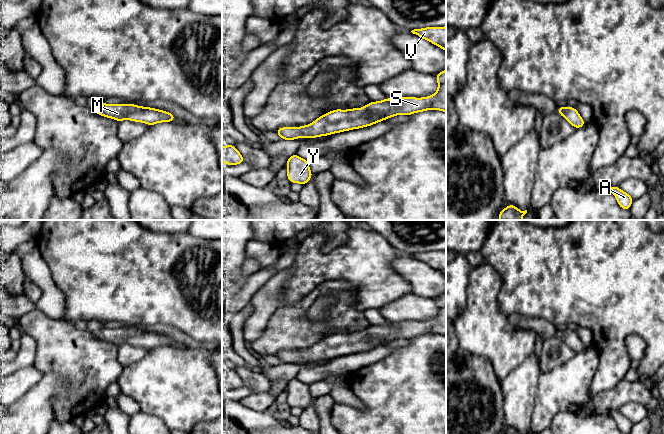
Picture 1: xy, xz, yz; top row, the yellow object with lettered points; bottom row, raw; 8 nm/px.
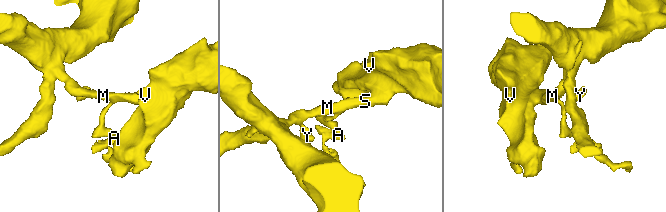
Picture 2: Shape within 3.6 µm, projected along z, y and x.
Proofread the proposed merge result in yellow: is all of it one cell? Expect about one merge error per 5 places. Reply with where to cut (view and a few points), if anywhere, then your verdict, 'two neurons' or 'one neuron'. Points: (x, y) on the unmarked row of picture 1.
cut none; one neuron

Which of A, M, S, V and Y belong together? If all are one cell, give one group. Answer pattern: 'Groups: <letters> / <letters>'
Groups: A M S V Y

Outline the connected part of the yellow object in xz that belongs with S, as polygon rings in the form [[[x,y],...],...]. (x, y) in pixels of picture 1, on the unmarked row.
[[[446,293],[435,298],[435,301],[438,305],[438,314],[432,320],[385,322],[382,325],[370,326],[361,333],[335,333],[321,339],[311,348],[281,351],[275,357],[282,364],[296,364],[299,361],[308,363],[360,353],[400,338],[409,340],[426,334],[446,336]]]

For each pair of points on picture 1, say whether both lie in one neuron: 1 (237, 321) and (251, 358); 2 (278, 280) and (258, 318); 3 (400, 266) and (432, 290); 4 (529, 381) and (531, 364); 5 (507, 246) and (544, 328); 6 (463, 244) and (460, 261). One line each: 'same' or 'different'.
1: same
2: same
3: same
4: same
5: different
6: different

